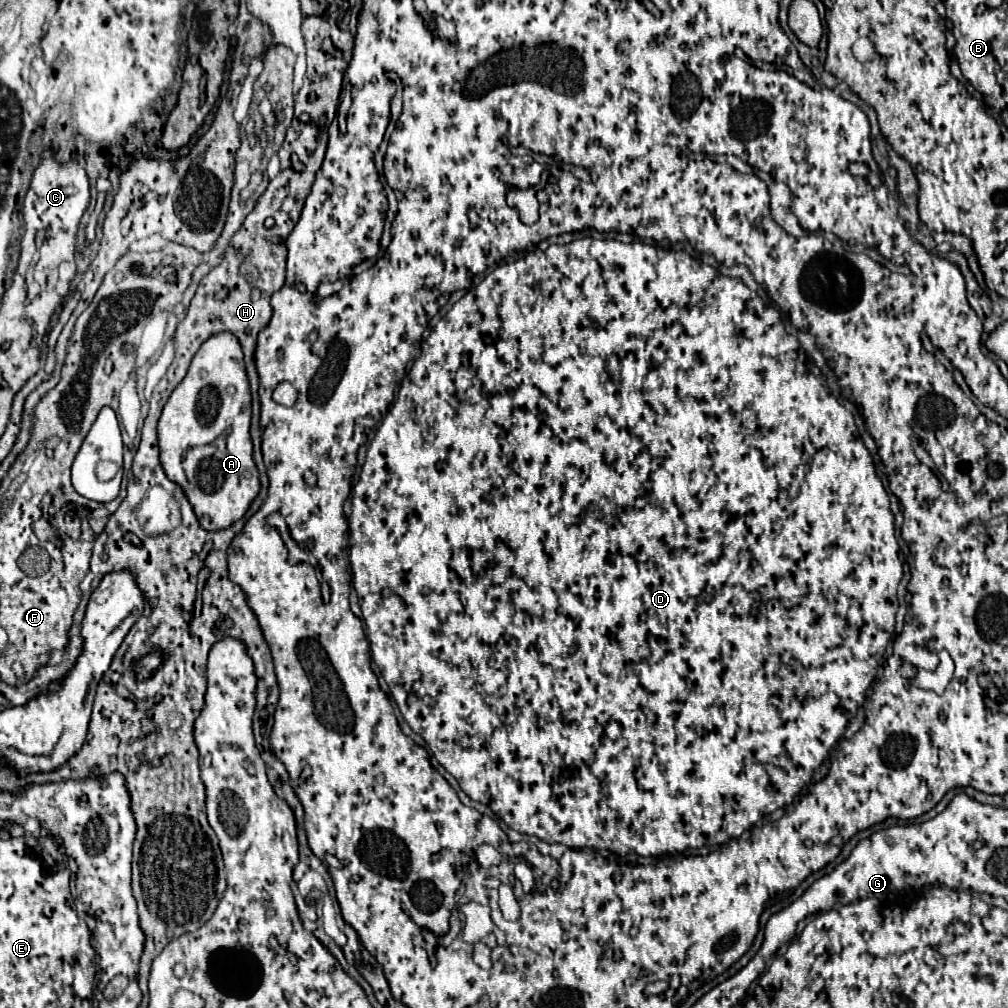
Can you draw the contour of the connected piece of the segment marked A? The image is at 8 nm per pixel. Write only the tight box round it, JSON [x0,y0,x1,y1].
[157,332,259,530]

